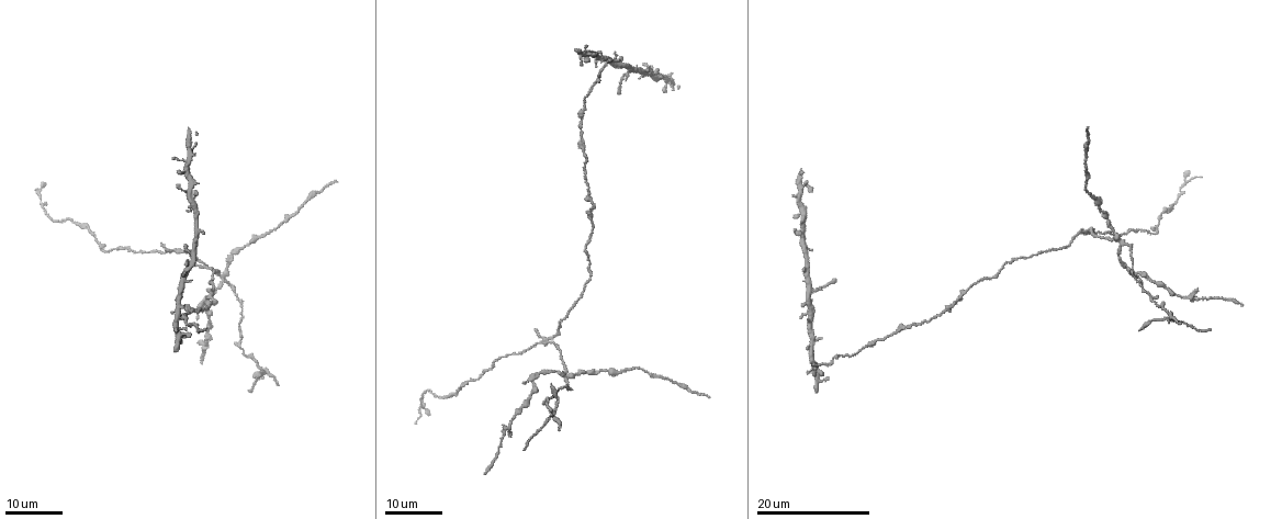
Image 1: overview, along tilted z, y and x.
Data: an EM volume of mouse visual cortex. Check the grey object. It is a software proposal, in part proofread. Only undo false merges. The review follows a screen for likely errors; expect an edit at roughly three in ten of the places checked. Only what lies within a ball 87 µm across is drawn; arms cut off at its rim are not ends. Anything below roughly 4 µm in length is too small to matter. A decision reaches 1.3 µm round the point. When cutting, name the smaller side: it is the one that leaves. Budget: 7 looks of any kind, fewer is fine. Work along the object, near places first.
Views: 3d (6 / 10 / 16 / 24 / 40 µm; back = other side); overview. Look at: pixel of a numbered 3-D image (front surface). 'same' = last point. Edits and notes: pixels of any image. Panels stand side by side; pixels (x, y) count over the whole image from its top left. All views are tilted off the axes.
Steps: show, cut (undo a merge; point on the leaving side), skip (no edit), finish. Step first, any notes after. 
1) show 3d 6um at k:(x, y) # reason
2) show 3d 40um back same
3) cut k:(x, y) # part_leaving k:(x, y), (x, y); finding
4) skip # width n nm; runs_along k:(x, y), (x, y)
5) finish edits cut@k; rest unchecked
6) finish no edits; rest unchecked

show 3d 24um at 1:(212, 299) # arms run side by side

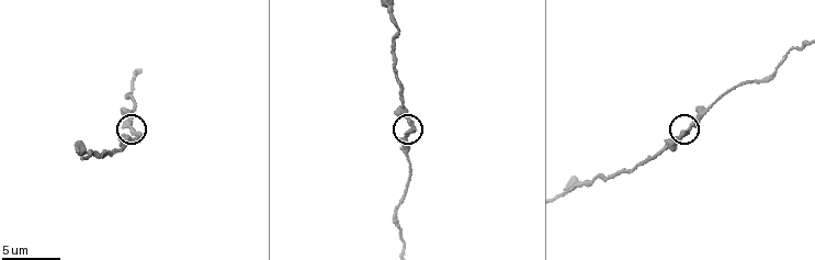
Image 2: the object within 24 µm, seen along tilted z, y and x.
show 3d 6um at 2:(133, 130)

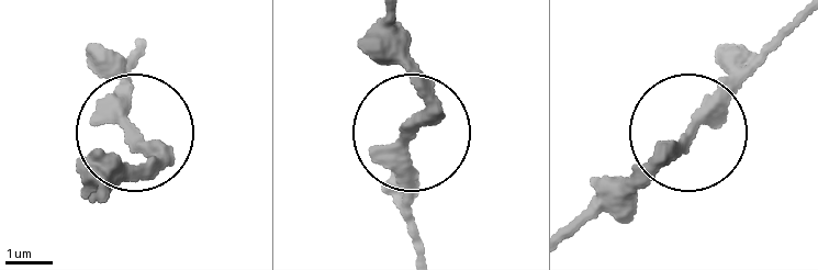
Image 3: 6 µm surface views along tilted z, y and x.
skip # side_arm 78 um; runs_along 3:(412, 139), (424, 96), (407, 48); continuous, no second cell

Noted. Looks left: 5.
show 3d 16um at 1:(547, 343) # four-way junction

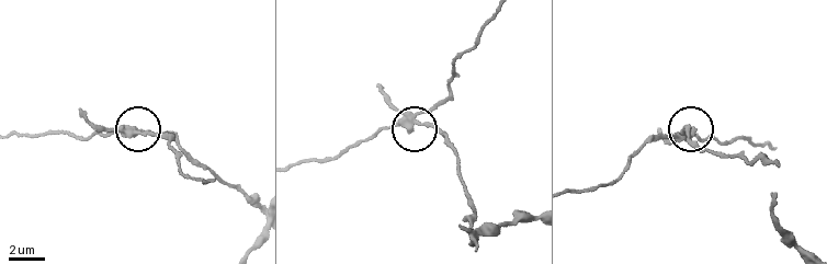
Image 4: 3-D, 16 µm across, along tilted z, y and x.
show 3d 10um at 4:(414, 121)

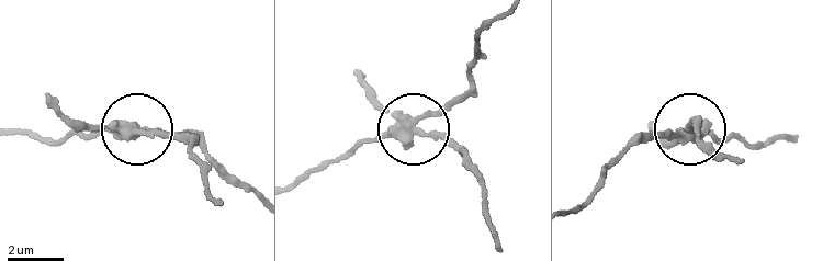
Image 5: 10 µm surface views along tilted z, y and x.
show 3d 6um at 5:(416, 133)

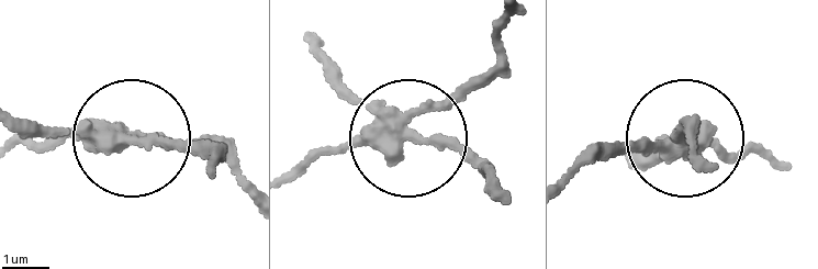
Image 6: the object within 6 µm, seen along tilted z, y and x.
cut 6:(45, 129) # width 350 nm; part_leaving 6:(392, 116), (464, 145), (510, 197); two cells meet here

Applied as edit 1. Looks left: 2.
finish edits cut@6; rest unchecked

